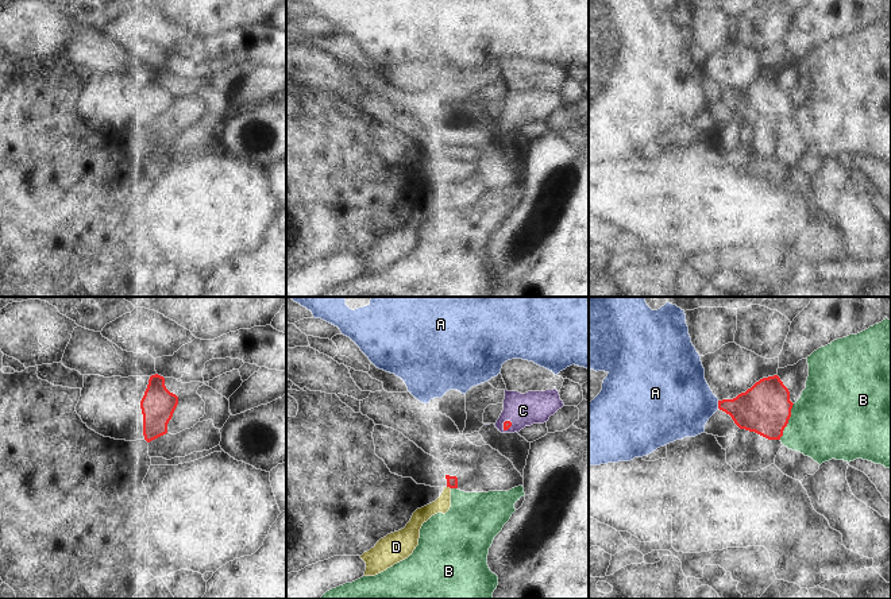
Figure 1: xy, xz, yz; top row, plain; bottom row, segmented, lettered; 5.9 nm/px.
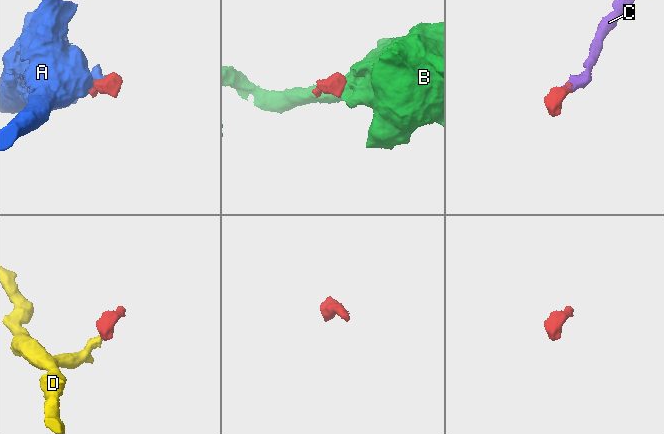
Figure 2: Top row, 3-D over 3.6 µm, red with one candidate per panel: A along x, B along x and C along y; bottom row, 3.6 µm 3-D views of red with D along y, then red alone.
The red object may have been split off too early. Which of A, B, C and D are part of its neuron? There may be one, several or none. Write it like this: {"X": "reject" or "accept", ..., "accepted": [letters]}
{"A": "reject", "B": "reject", "C": "accept", "D": "accept", "accepted": ["C", "D"]}

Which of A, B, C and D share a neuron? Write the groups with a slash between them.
A / B / C D

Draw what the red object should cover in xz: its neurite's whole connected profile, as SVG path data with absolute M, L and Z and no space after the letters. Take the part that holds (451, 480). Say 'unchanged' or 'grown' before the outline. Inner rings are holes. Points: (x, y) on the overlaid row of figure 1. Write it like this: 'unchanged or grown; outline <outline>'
grown; outline M446 475L446 479L447 486L435 502L417 509L404 529L381 538L374 548L360 556L366 563L363 576L375 576L413 553L423 523L437 513L446 514L451 507L451 490L458 488L458 478Z

